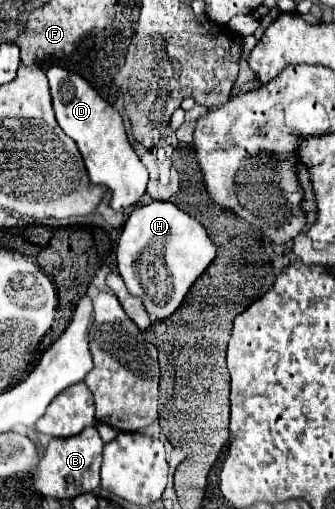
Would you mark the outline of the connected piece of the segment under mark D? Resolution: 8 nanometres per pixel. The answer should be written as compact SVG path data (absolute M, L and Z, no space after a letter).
M51 65L45 75L49 79L57 123L65 135L77 143L91 183L107 185L111 189L111 207L115 211L127 211L143 197L149 177L147 169L127 141L121 115L77 73Z

